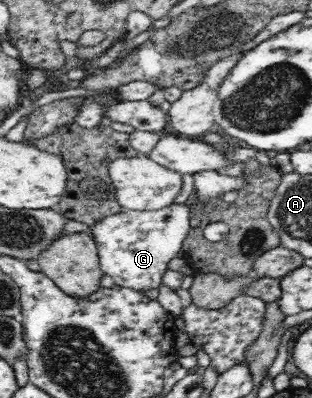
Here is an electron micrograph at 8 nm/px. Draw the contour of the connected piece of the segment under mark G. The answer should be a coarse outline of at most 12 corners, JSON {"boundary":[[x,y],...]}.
{"boundary":[[189,209],[110,214],[87,226],[115,285],[158,288]]}

